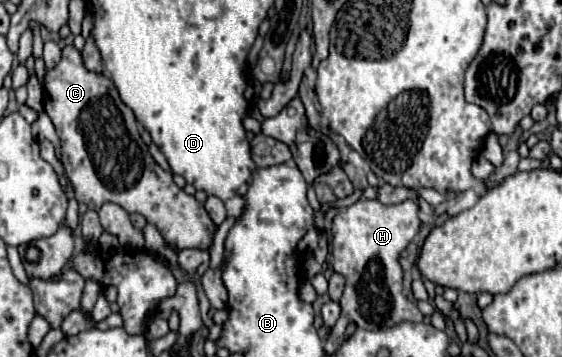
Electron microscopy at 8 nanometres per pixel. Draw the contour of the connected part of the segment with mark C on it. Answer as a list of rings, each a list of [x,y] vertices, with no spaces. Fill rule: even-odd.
[[[72,45],[62,49],[62,61],[44,75],[44,89],[46,89],[46,107],[44,111],[52,119],[56,133],[60,137],[62,147],[62,163],[66,169],[66,175],[74,187],[76,201],[86,203],[88,209],[98,211],[104,203],[116,203],[128,213],[140,213],[146,217],[148,223],[156,225],[162,237],[168,245],[176,249],[190,249],[190,247],[202,247],[208,249],[214,237],[214,223],[208,217],[202,203],[198,203],[194,197],[186,195],[182,189],[176,187],[172,181],[172,173],[164,171],[150,155],[146,143],[142,141],[138,133],[138,123],[130,107],[126,107],[114,89],[112,81],[106,75],[96,75],[84,69],[82,55]]]

